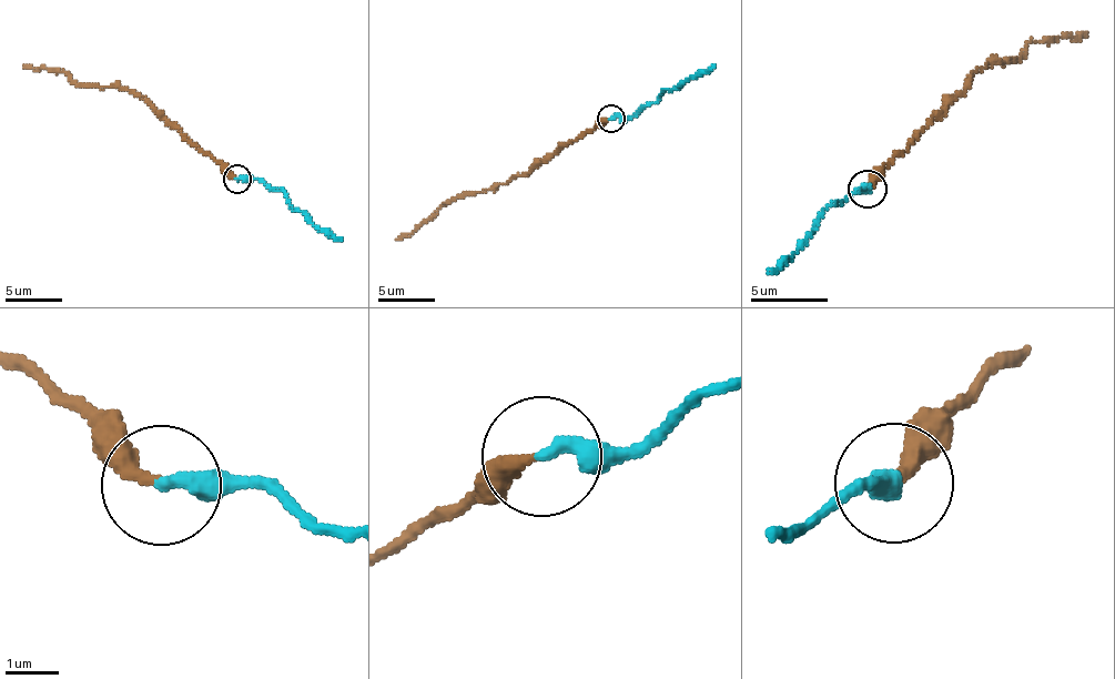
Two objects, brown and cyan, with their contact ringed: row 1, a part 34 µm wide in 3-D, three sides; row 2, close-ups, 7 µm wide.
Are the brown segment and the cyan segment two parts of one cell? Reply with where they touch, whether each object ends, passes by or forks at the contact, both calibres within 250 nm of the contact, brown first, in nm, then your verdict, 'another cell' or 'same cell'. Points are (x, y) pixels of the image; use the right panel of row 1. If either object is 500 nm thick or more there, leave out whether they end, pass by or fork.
at (868, 189); brown ends there; cyan ends there; 280 nm thick on the brown side, 320 nm on the other; another cell

